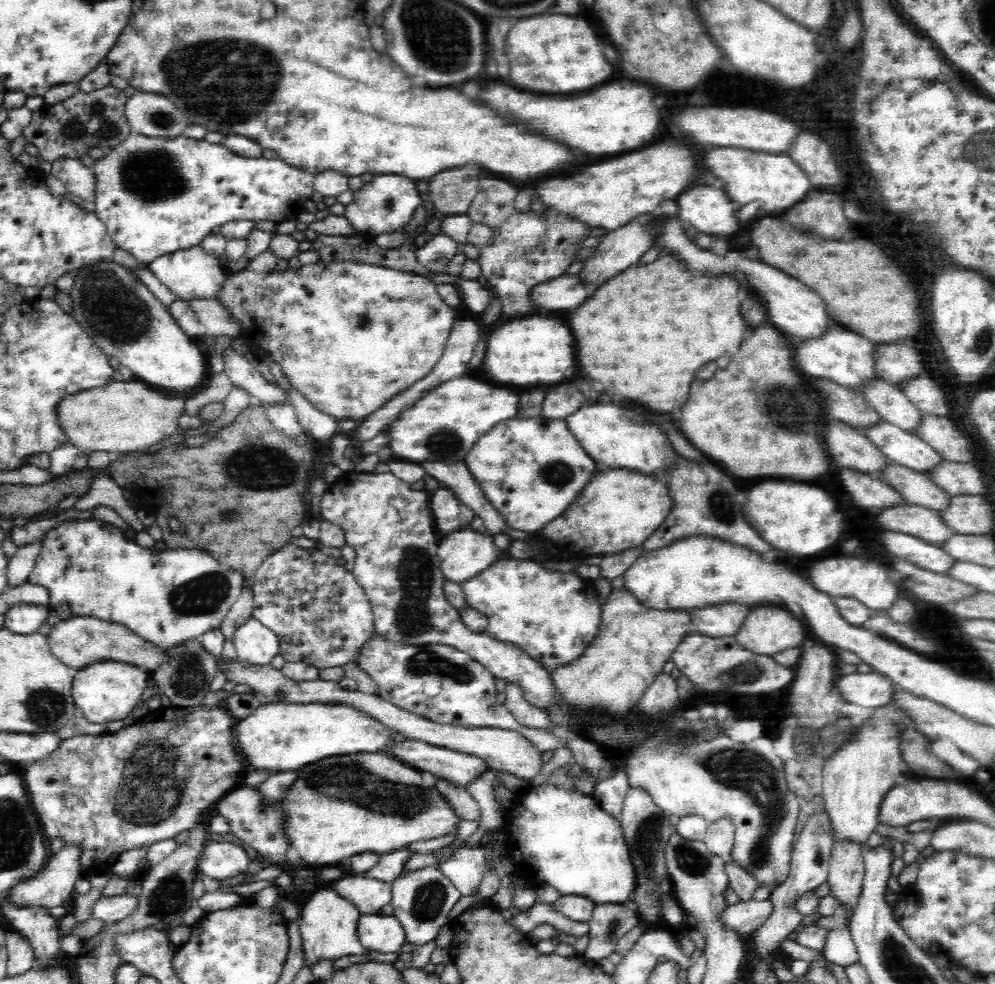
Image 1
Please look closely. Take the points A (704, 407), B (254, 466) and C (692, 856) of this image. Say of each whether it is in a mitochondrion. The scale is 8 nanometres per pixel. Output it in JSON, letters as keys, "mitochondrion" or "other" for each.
{"A":"other","B":"mitochondrion","C":"mitochondrion"}

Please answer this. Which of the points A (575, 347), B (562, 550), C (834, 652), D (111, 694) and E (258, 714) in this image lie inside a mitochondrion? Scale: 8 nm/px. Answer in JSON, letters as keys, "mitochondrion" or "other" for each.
{"A":"other","B":"other","C":"other","D":"other","E":"other"}

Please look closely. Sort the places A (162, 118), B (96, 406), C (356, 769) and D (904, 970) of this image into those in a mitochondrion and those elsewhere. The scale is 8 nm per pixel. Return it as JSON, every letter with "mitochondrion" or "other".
{"A":"mitochondrion","B":"other","C":"other","D":"mitochondrion"}

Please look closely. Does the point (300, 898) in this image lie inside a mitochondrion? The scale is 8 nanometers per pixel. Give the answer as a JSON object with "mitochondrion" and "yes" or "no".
{"mitochondrion":"no"}

